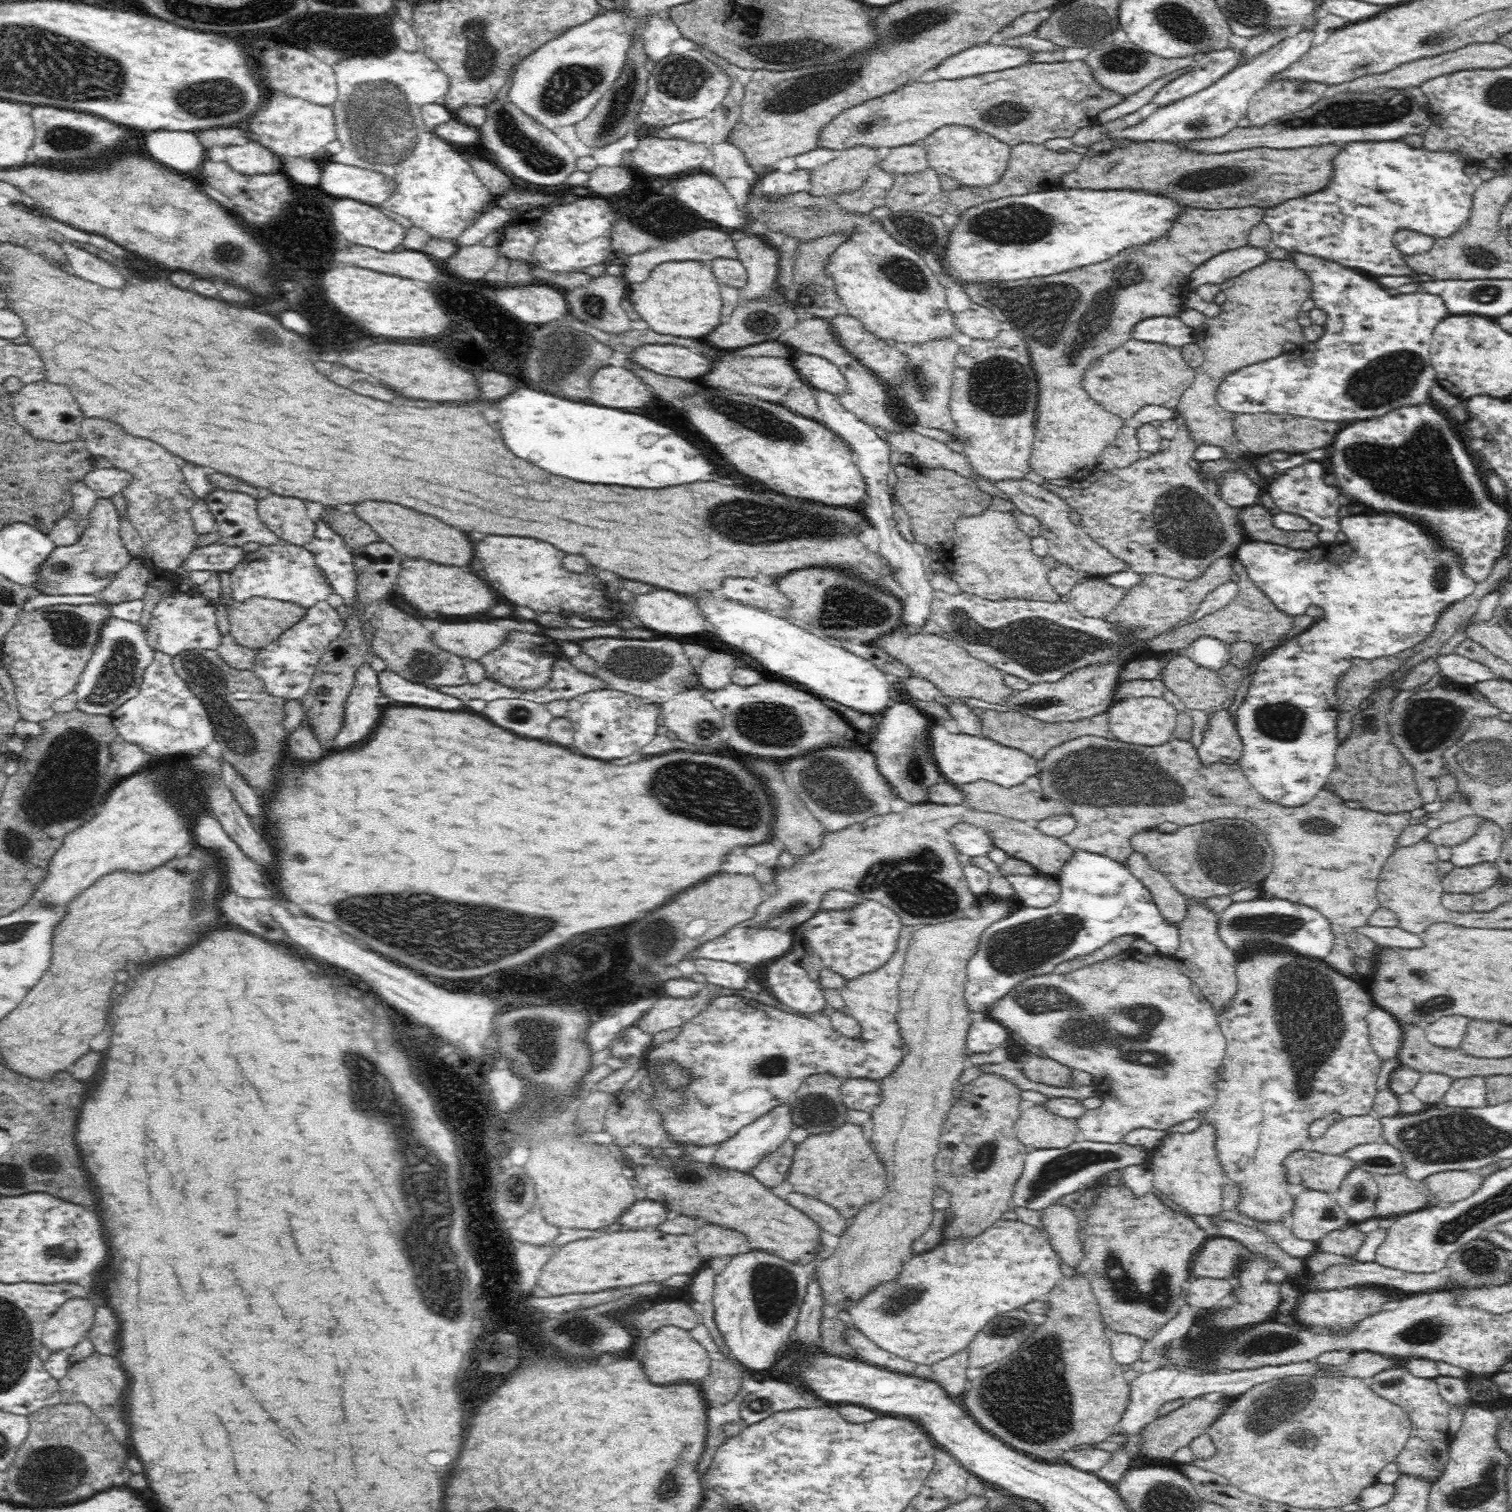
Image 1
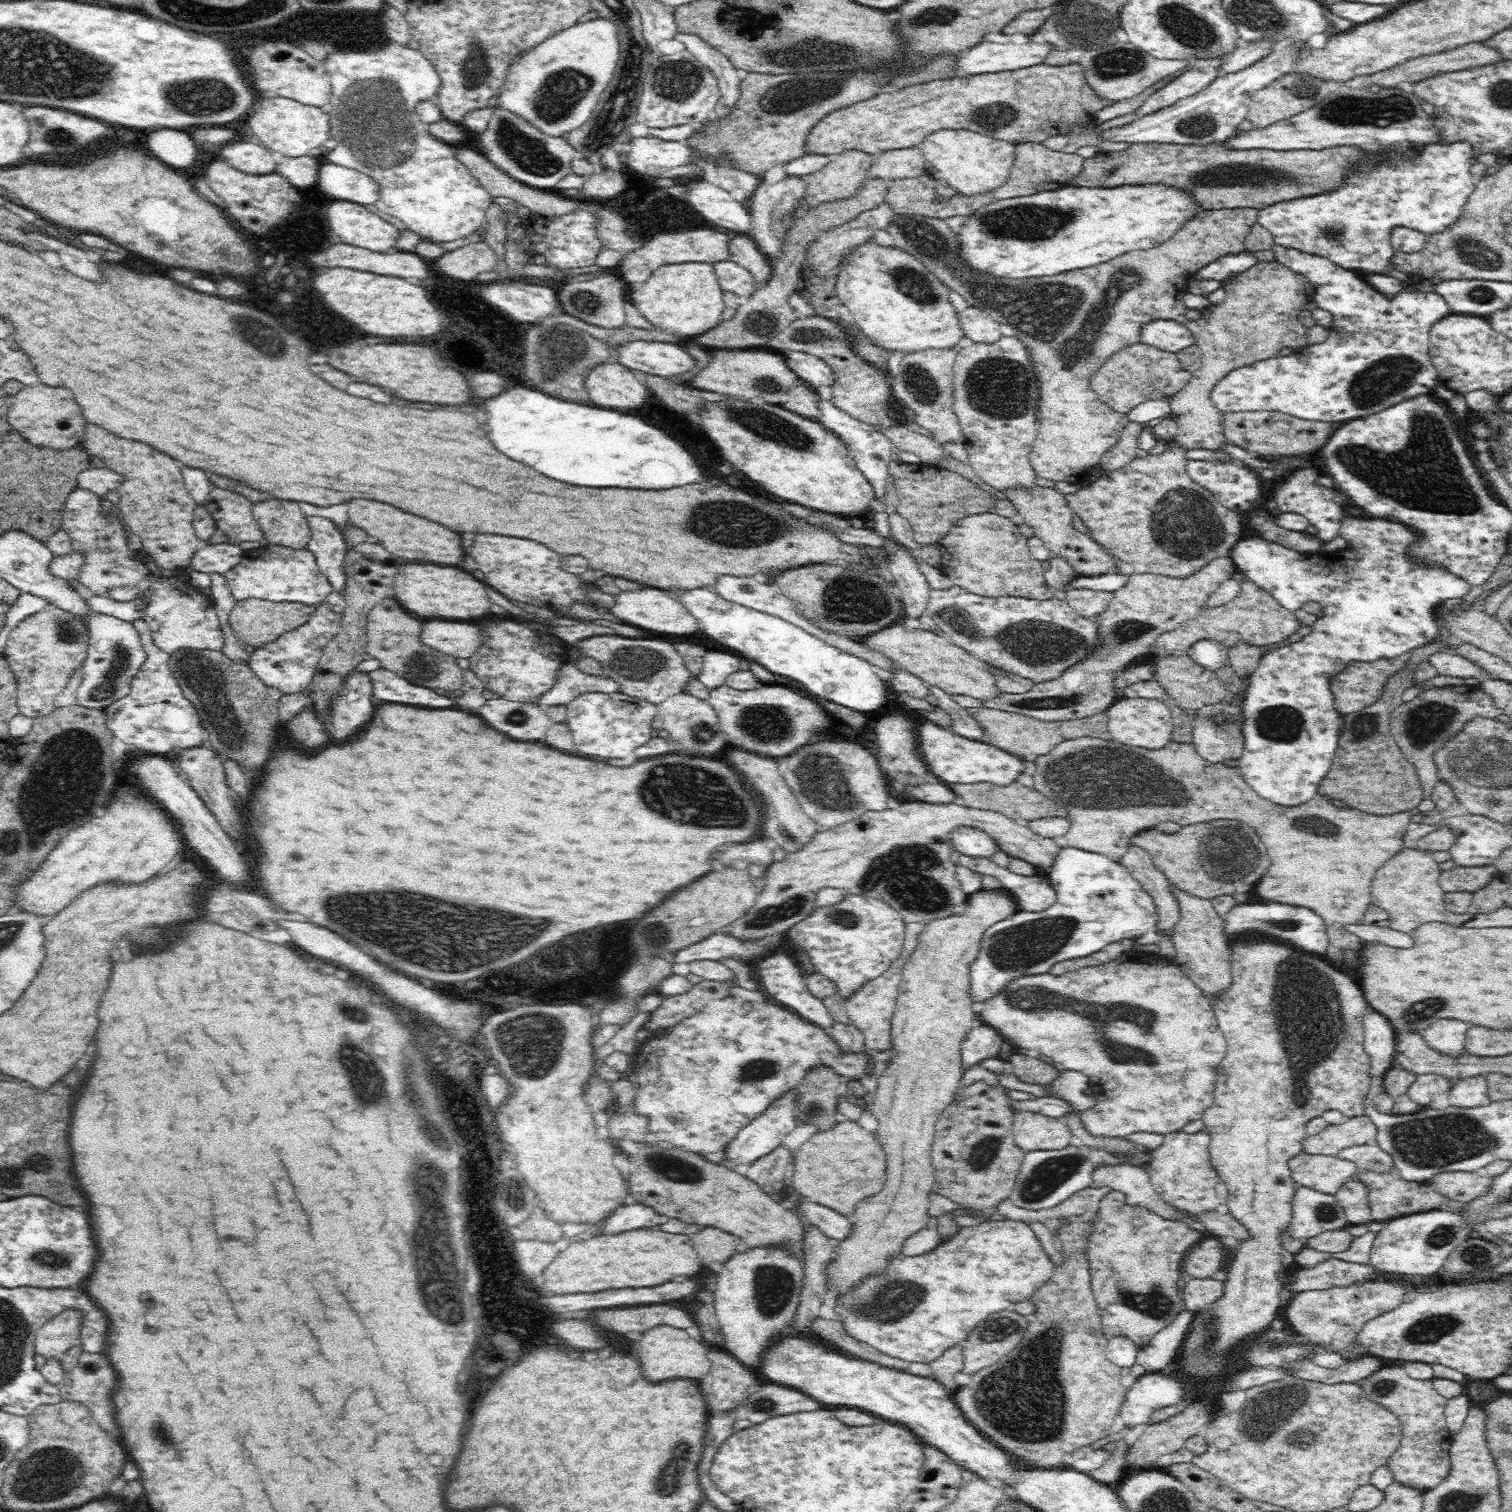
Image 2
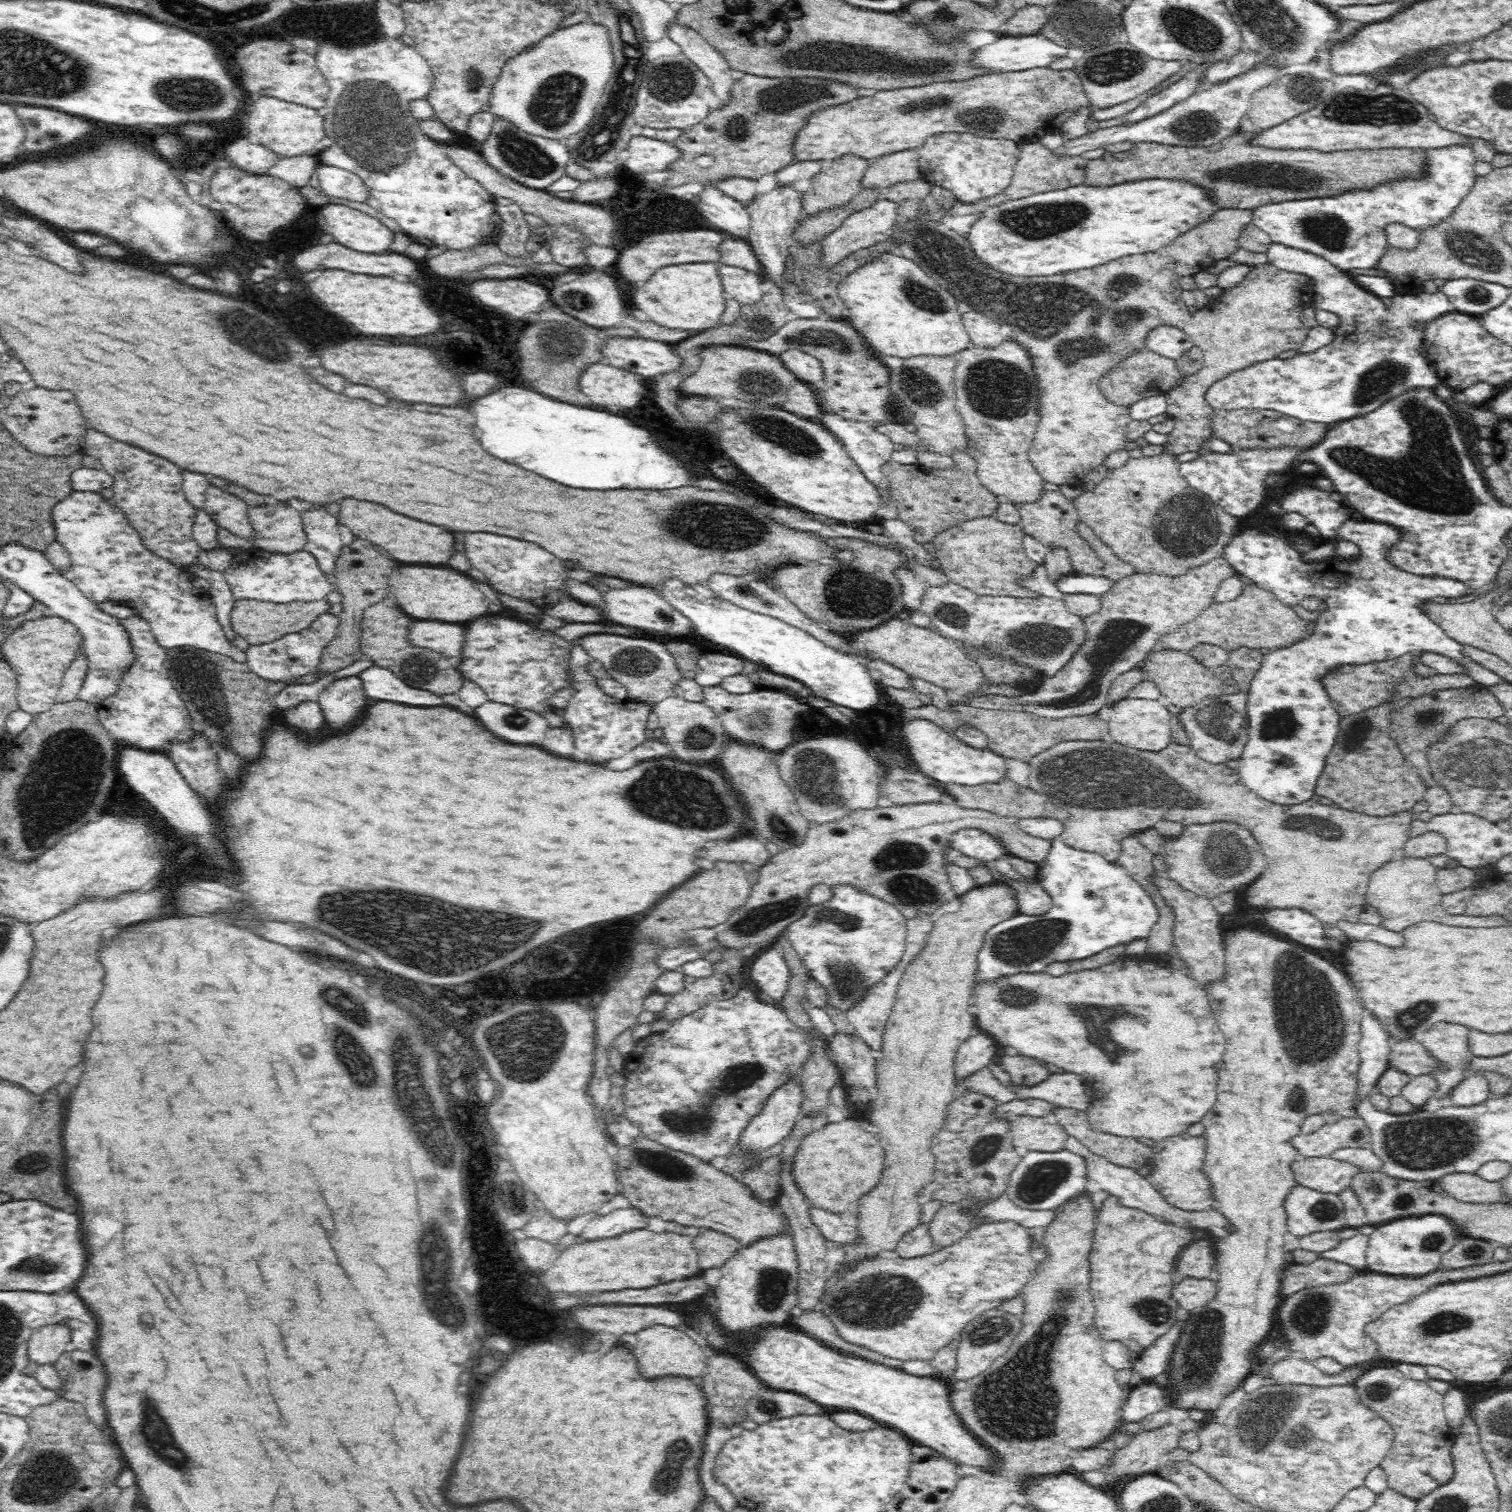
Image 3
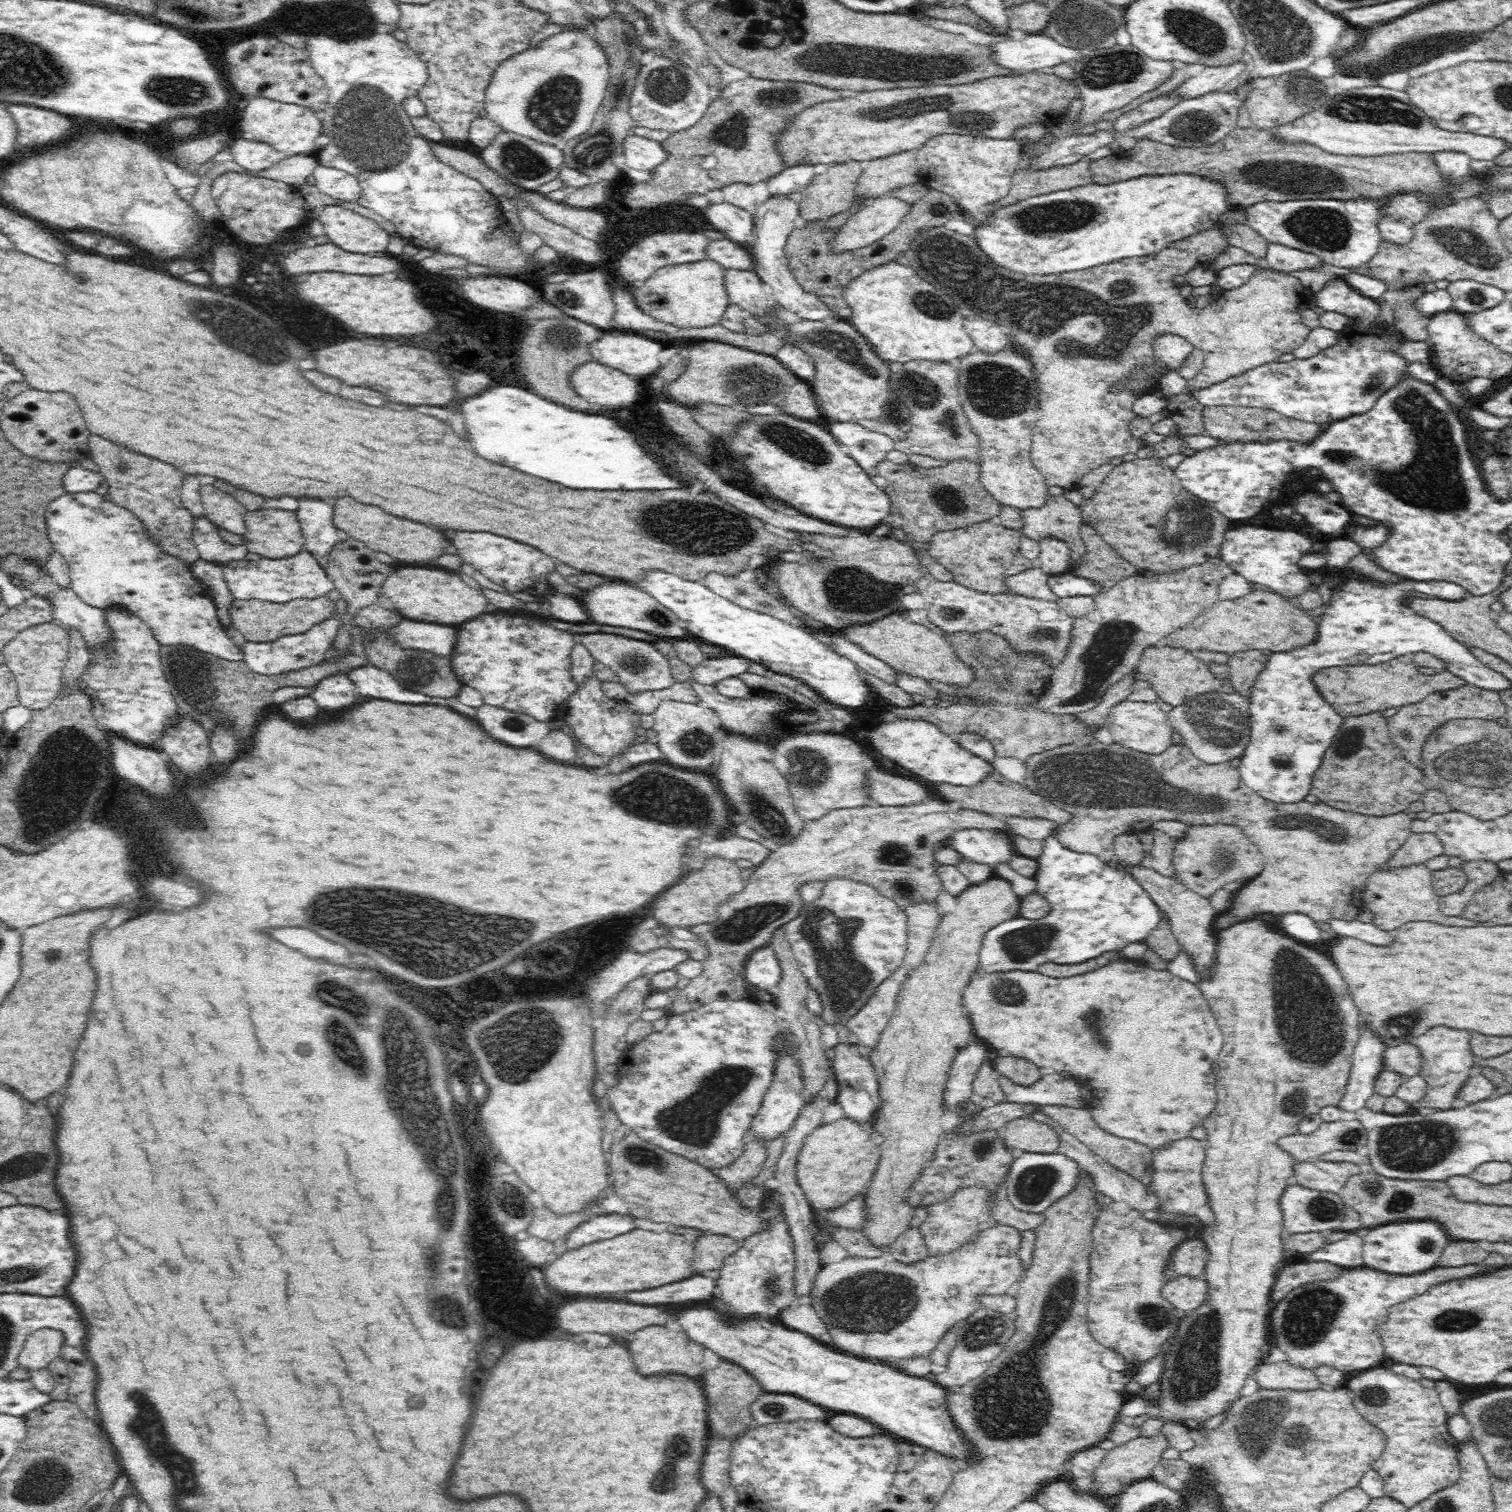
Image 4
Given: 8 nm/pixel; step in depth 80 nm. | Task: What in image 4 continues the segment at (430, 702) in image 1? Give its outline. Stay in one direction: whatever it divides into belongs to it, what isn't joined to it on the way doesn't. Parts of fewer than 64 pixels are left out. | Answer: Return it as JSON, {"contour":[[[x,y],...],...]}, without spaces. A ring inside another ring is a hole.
{"contour":[[[368,665],[349,670],[346,676],[356,686],[356,690],[370,698],[384,698],[392,702],[404,704],[430,704],[432,698],[422,696],[418,692],[402,690],[402,686],[390,676],[389,672],[378,667]]]}

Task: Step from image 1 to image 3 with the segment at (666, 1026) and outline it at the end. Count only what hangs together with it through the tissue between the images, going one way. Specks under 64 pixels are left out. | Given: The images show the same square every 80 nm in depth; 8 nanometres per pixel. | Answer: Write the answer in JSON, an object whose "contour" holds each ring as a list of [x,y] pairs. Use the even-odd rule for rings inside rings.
{"contour":[[[929,802],[904,806],[876,806],[871,809],[851,810],[841,817],[829,818],[829,821],[823,823],[810,823],[807,830],[804,830],[805,837],[802,842],[798,842],[793,847],[780,849],[776,856],[770,857],[766,864],[759,867],[751,879],[750,894],[745,901],[740,906],[734,907],[725,921],[710,927],[710,930],[714,930],[714,940],[720,944],[722,952],[728,956],[722,956],[722,960],[712,963],[709,975],[685,984],[680,992],[674,993],[670,1002],[666,1003],[666,1008],[658,1014],[658,1018],[670,1022],[672,1019],[701,1009],[707,1003],[706,1000],[719,1001],[736,997],[736,994],[746,986],[744,978],[734,978],[734,976],[742,976],[744,966],[748,966],[744,950],[768,944],[770,940],[775,940],[776,936],[782,934],[791,922],[802,918],[805,906],[810,905],[807,902],[808,890],[816,884],[826,883],[831,887],[836,886],[836,883],[846,883],[847,886],[860,887],[862,892],[867,892],[870,896],[886,899],[901,910],[908,919],[917,912],[934,914],[946,902],[958,899],[946,876],[945,868],[948,864],[943,856],[950,847],[950,838],[962,829],[986,831],[1002,841],[1009,855],[1037,864],[1046,856],[1051,845],[1049,840],[1024,834],[1011,817],[984,810],[965,809],[956,803],[947,805],[943,802]]]}

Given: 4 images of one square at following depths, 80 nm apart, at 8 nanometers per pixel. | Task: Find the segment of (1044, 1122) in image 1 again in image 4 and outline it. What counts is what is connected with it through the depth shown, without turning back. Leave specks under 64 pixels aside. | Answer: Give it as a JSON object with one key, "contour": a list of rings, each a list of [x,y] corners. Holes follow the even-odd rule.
{"contour":[[[1024,1117],[1008,1122],[1002,1129],[1003,1144],[1010,1150],[1055,1154],[1059,1139],[1050,1127]]]}

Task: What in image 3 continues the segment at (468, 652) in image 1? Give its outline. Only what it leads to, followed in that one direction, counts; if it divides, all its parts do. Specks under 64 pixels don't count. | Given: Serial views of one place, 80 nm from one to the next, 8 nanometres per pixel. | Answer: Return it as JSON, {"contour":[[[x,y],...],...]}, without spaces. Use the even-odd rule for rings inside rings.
{"contour":[[[412,621],[408,626],[406,640],[410,645],[446,656],[461,656],[462,628],[456,624],[439,621]]]}

